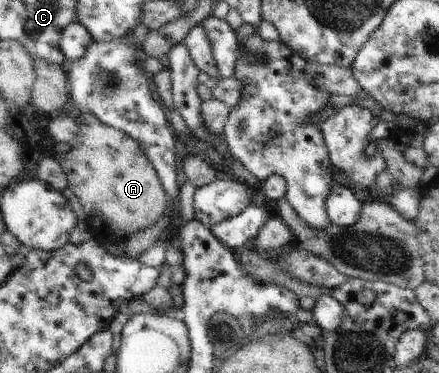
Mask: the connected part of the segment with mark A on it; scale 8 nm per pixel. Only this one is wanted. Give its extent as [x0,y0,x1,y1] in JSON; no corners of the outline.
[59,112,167,244]

